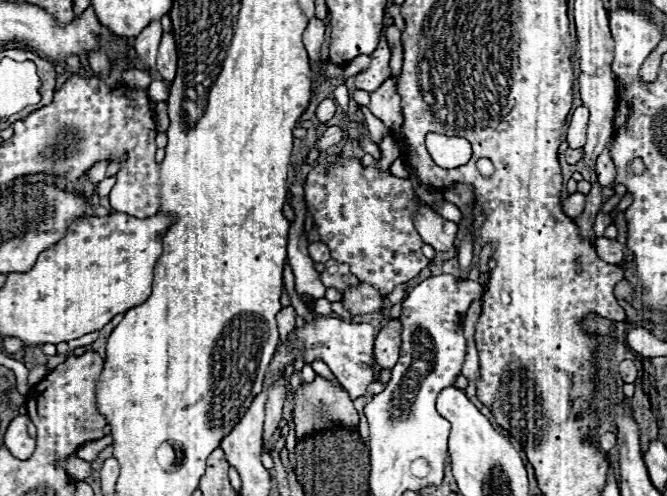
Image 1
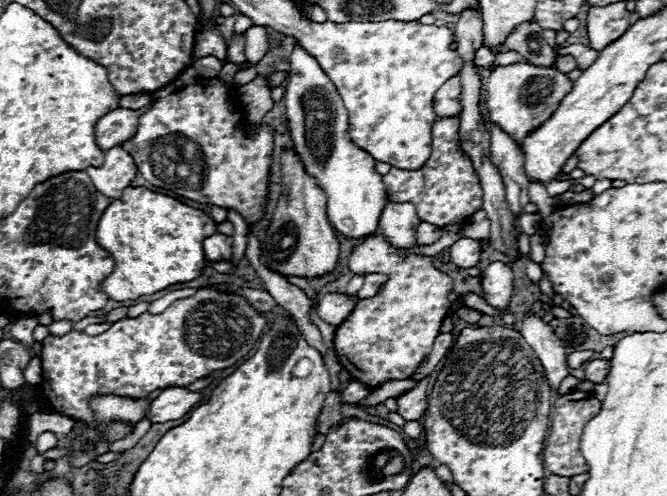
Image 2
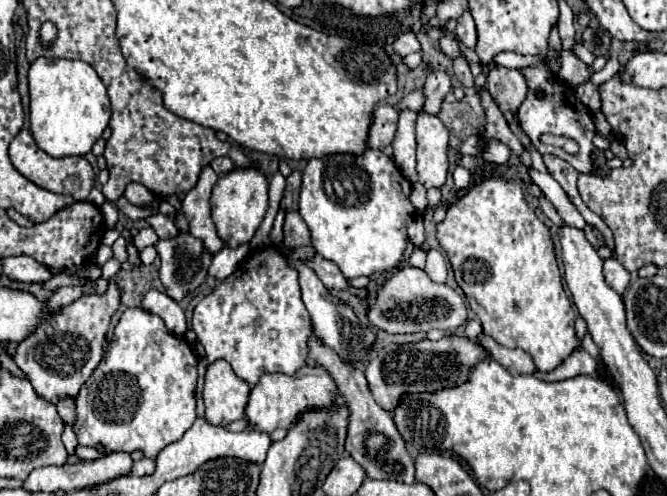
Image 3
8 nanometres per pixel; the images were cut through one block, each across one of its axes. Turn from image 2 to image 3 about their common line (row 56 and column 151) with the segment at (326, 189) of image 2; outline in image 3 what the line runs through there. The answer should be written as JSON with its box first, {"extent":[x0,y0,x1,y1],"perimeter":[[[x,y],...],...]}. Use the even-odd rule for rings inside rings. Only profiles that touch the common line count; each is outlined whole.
{"extent":[140,290,186,336],"perimeter":[[[150,290],[144,300],[140,302],[140,306],[146,312],[152,312],[156,316],[160,316],[166,324],[166,328],[176,334],[176,336],[184,336],[186,332],[186,318],[184,318],[184,310],[178,306],[178,302],[174,302],[168,294],[158,292],[158,290]]]}

